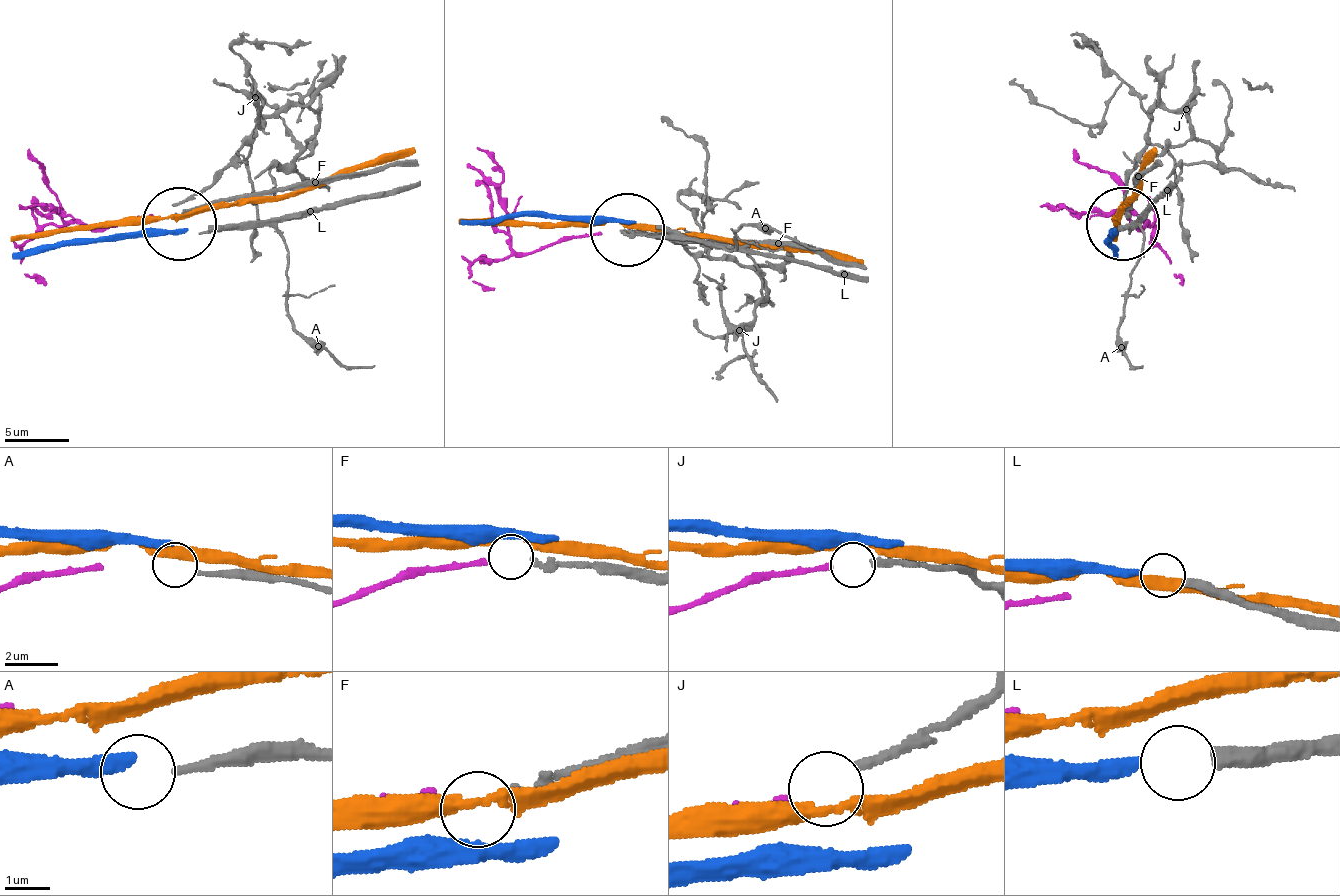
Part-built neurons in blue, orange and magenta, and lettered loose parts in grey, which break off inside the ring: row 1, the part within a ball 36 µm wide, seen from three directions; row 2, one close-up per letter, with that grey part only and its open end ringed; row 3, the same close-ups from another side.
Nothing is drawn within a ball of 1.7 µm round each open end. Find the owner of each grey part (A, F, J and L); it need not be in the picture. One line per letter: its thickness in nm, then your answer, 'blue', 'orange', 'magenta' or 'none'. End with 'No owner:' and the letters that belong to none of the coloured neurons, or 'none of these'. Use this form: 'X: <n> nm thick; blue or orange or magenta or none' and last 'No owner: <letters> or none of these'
A: 170 nm thick; none
F: 280 nm thick; none
J: 240 nm thick; magenta
L: 360 nm thick; blue
No owner: A, F

